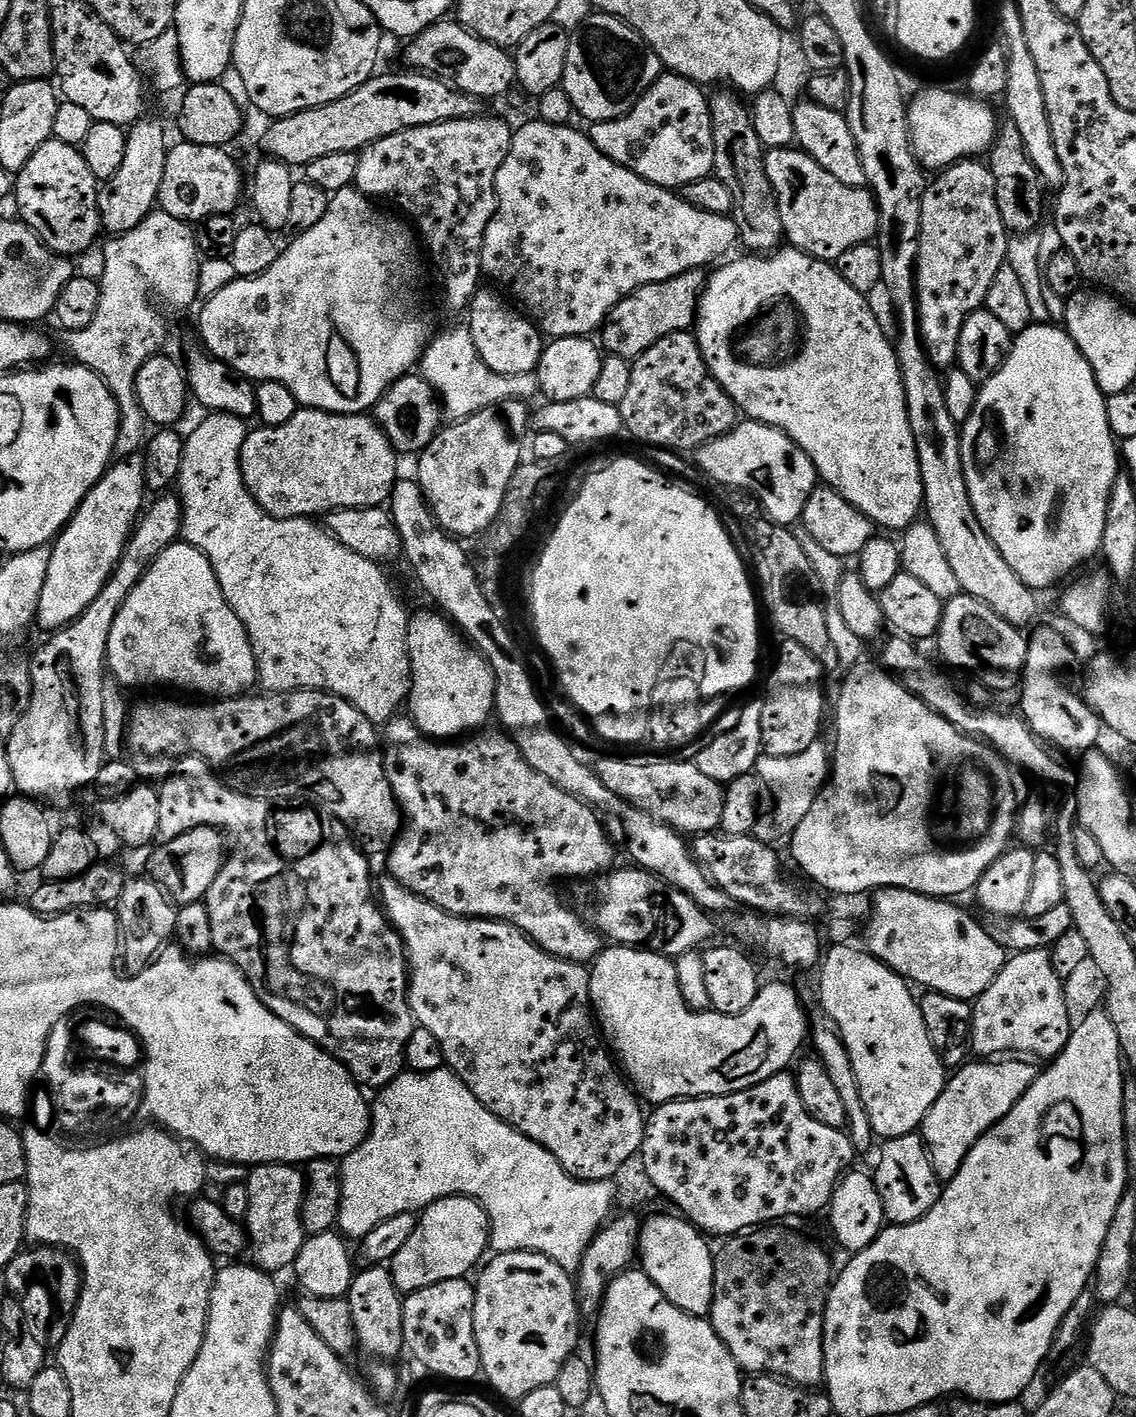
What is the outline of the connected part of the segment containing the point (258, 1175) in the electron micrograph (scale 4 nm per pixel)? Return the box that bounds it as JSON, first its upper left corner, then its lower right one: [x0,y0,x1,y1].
[246,1164,306,1274]

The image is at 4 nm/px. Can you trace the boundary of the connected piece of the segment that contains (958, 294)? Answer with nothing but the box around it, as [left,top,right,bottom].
[916,158,1010,366]

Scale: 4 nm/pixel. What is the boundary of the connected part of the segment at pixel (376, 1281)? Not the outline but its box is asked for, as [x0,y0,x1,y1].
[346,1266,404,1360]

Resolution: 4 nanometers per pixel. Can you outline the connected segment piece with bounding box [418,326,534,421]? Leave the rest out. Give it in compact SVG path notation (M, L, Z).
M468 326L456 328L445 336L438 336L429 343L418 368L424 379L430 381L436 389L442 401L443 411L447 415L449 412L453 421L464 420L467 416L474 416L507 400L527 397L527 392L532 386L534 388L531 375L506 377L495 373L479 356Z

